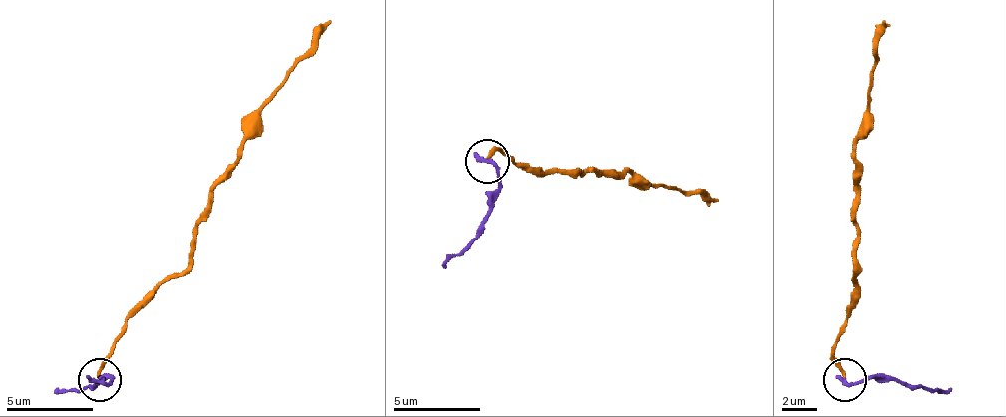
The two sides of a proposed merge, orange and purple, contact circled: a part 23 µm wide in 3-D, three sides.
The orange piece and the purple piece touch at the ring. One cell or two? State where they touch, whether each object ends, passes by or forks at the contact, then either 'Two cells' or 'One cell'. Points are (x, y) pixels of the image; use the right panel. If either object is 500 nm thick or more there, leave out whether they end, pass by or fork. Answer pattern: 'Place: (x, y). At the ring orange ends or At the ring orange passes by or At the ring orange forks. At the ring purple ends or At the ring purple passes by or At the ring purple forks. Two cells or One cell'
Place: (844, 379). At the ring orange ends. At the ring purple ends. Two cells

